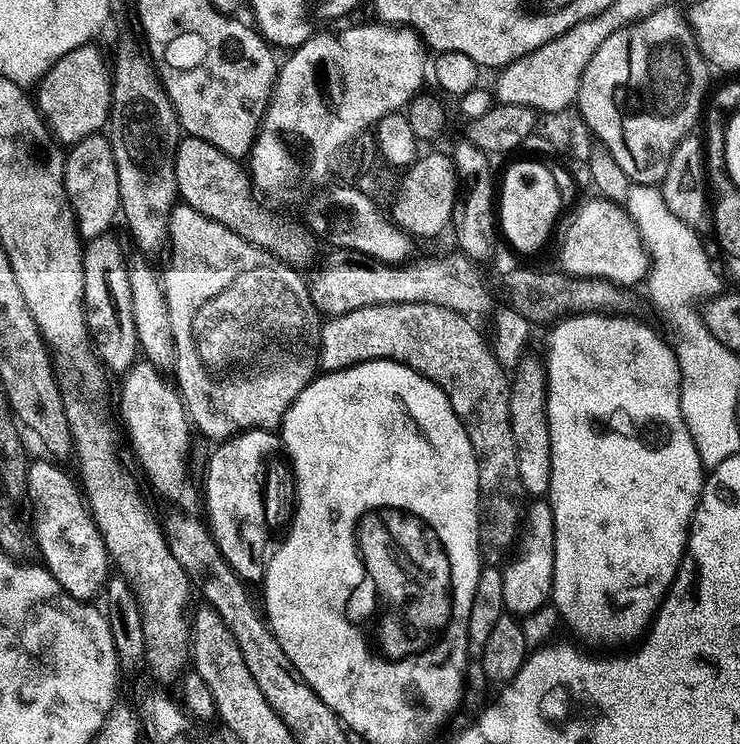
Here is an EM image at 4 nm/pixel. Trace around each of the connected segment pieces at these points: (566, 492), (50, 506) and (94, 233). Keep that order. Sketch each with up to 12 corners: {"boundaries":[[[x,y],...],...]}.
{"boundaries":[[[548,336],[551,603],[635,645],[706,469],[673,345]],[[33,461],[43,565],[69,596],[105,589],[111,557],[77,481]],[[111,139],[66,152],[64,181],[81,237],[121,215]]]}

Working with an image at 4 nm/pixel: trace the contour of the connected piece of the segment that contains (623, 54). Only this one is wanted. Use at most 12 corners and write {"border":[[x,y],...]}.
{"border":[[628,27],[610,34],[580,75],[580,117],[628,176],[626,118],[612,88],[626,78]]}

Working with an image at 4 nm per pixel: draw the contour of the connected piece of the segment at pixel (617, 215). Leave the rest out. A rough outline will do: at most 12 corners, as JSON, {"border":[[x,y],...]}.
{"border":[[586,201],[564,232],[571,275],[617,286],[650,267],[627,207]]}

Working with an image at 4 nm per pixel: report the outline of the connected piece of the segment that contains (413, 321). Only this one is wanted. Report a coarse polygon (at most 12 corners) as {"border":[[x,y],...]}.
{"border":[[371,304],[323,321],[324,372],[397,360],[438,385],[478,458],[480,550],[526,493],[509,373],[467,315]]}

